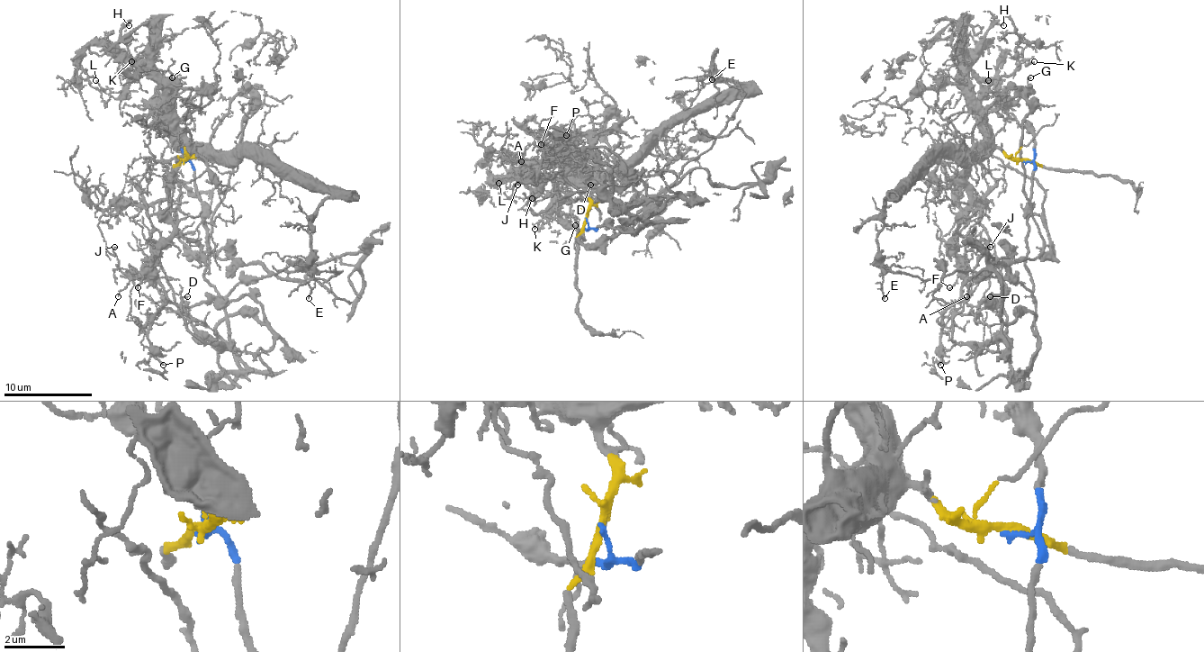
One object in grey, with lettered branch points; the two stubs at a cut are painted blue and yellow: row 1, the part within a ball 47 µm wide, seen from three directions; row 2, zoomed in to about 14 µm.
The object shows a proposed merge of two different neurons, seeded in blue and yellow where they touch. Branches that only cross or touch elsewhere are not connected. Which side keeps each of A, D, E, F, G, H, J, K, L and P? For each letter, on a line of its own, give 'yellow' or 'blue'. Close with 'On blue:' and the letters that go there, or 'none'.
A: yellow
D: yellow
E: yellow
F: yellow
G: yellow
H: yellow
J: yellow
K: yellow
L: yellow
P: yellow
On blue: none

